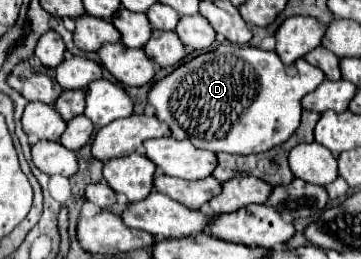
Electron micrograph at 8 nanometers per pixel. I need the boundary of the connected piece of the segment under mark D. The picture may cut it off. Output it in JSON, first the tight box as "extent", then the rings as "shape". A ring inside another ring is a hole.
{"extent":[147,43,323,155],"shape":[[[223,43],[217,49],[183,63],[171,75],[155,81],[147,93],[147,101],[155,107],[155,117],[169,125],[169,131],[175,139],[189,139],[195,147],[209,149],[213,153],[223,151],[251,155],[269,151],[275,145],[285,143],[293,135],[293,131],[299,127],[303,95],[317,89],[323,79],[323,71],[307,63],[305,59],[297,59],[291,65],[283,65],[275,51]]]}

